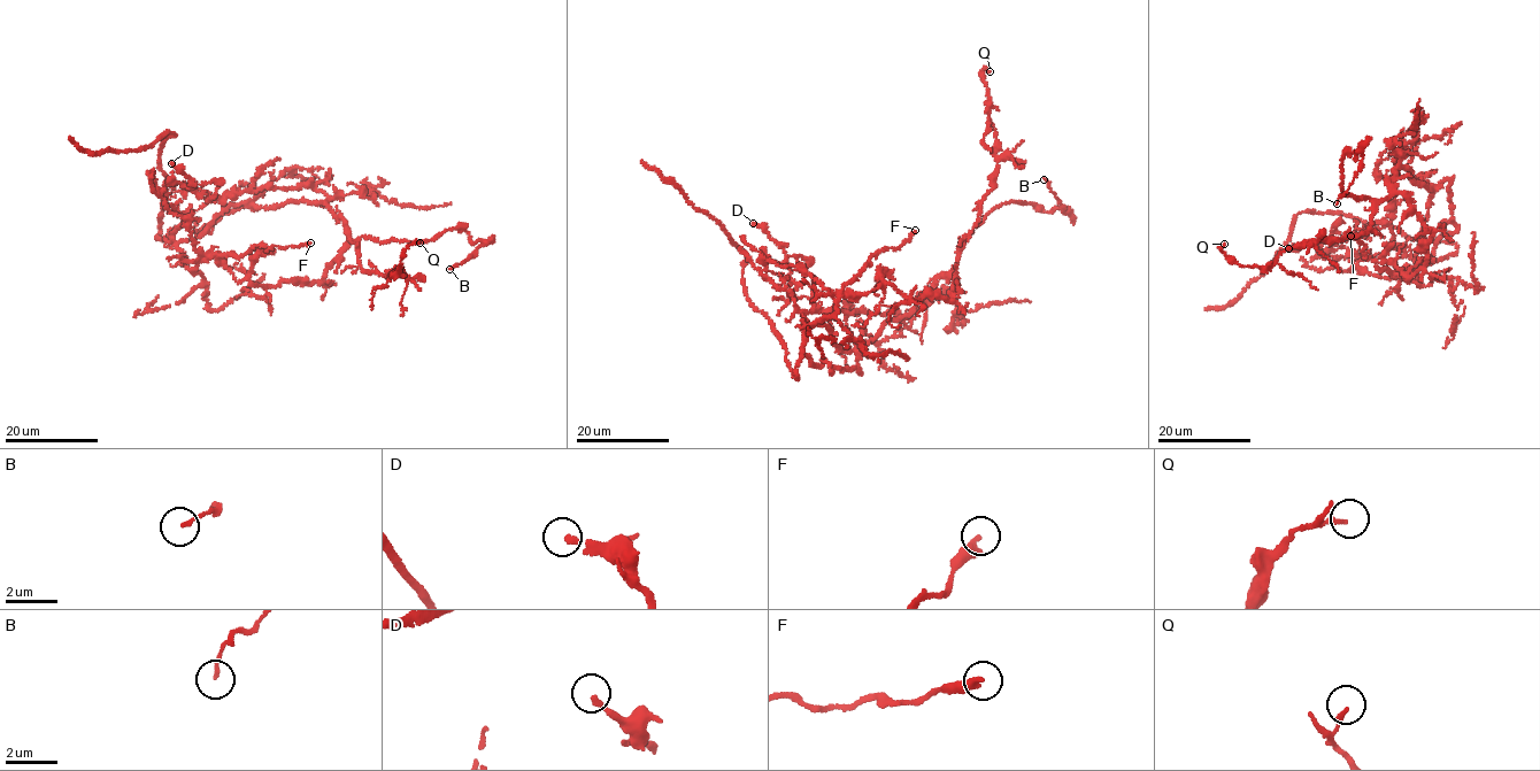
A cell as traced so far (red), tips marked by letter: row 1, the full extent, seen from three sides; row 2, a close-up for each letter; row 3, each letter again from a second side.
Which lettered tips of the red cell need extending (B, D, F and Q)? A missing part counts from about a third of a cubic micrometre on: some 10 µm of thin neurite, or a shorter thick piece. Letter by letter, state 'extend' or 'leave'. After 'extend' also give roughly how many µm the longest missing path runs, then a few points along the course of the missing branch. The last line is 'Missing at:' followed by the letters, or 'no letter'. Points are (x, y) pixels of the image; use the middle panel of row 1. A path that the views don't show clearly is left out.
B: leave
D: leave
F: leave
Q: leave
Missing at: no letter

